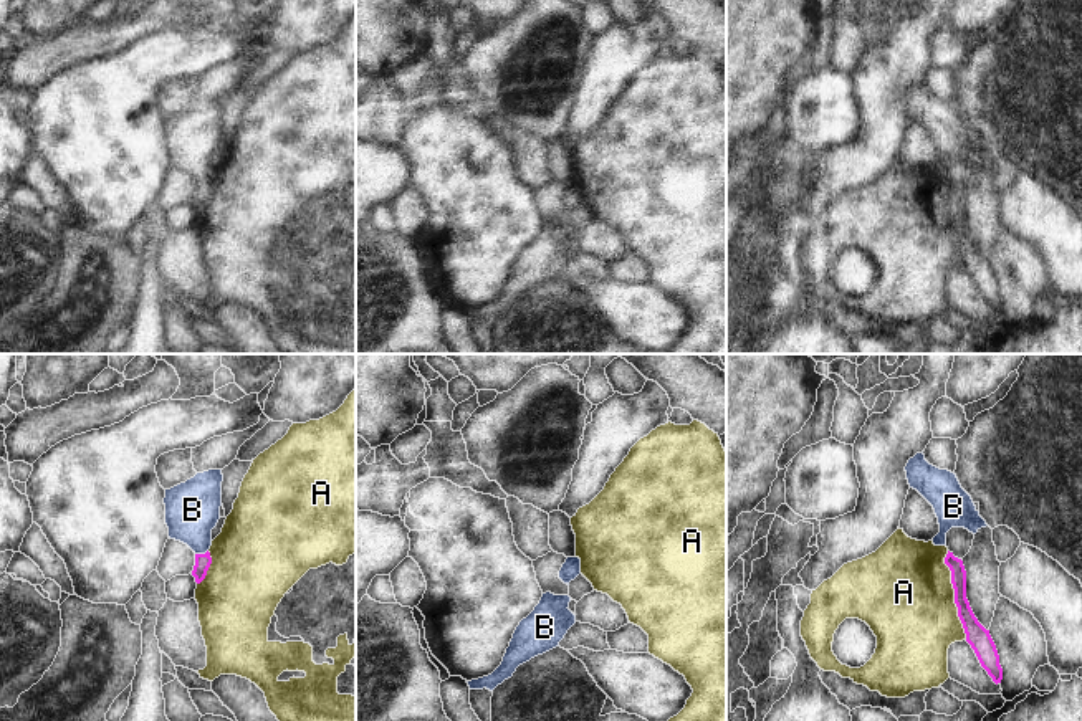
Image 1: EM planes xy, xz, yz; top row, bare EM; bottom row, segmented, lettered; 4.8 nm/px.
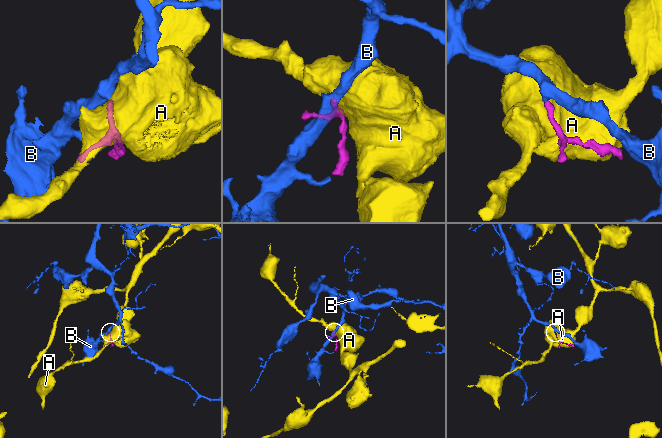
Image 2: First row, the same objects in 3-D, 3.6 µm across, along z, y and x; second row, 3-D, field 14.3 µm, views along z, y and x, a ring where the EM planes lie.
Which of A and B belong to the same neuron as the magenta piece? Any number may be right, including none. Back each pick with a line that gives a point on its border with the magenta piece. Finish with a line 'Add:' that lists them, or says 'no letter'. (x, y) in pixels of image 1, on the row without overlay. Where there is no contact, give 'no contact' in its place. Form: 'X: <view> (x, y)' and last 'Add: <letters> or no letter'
B: xy (201, 184)
Add: B

